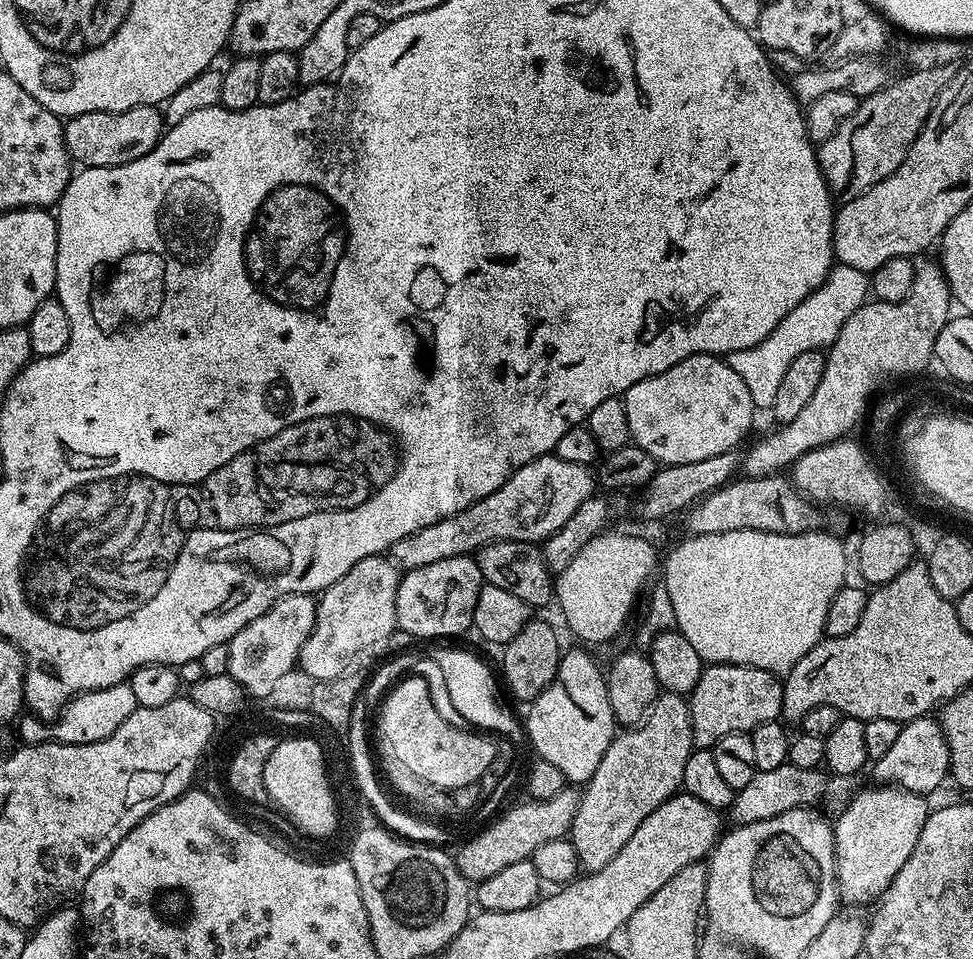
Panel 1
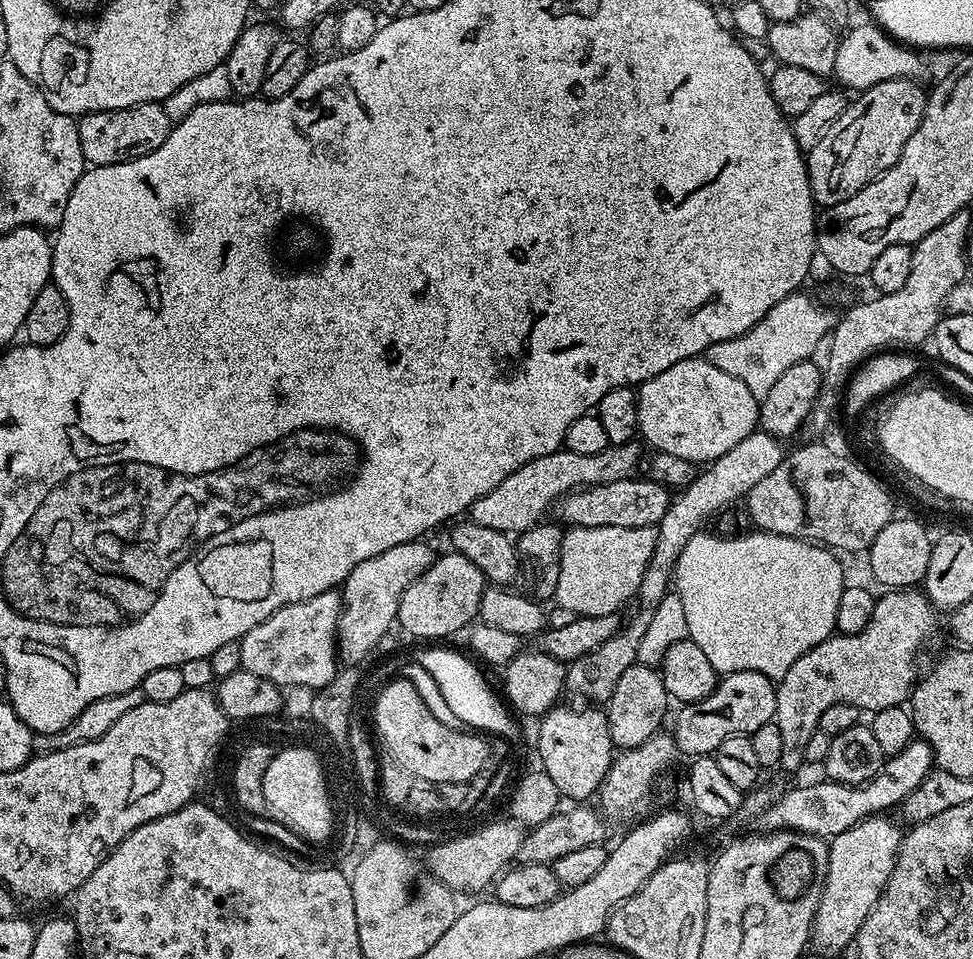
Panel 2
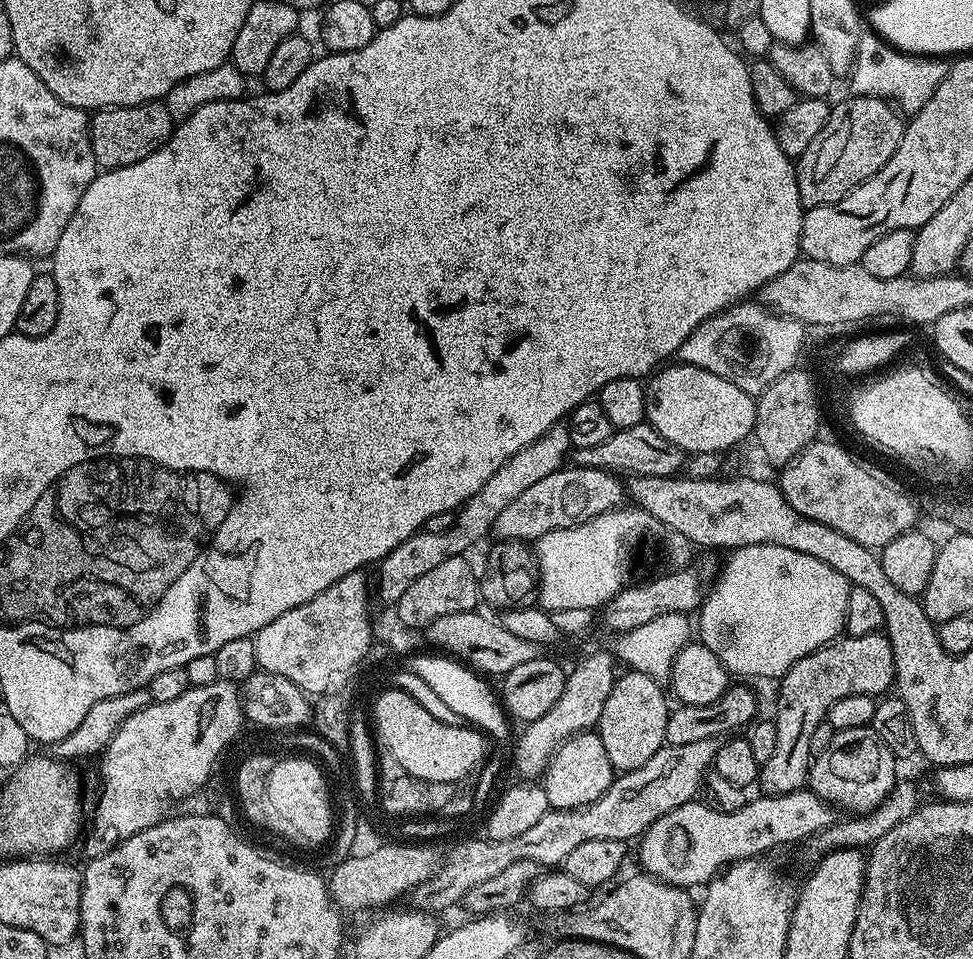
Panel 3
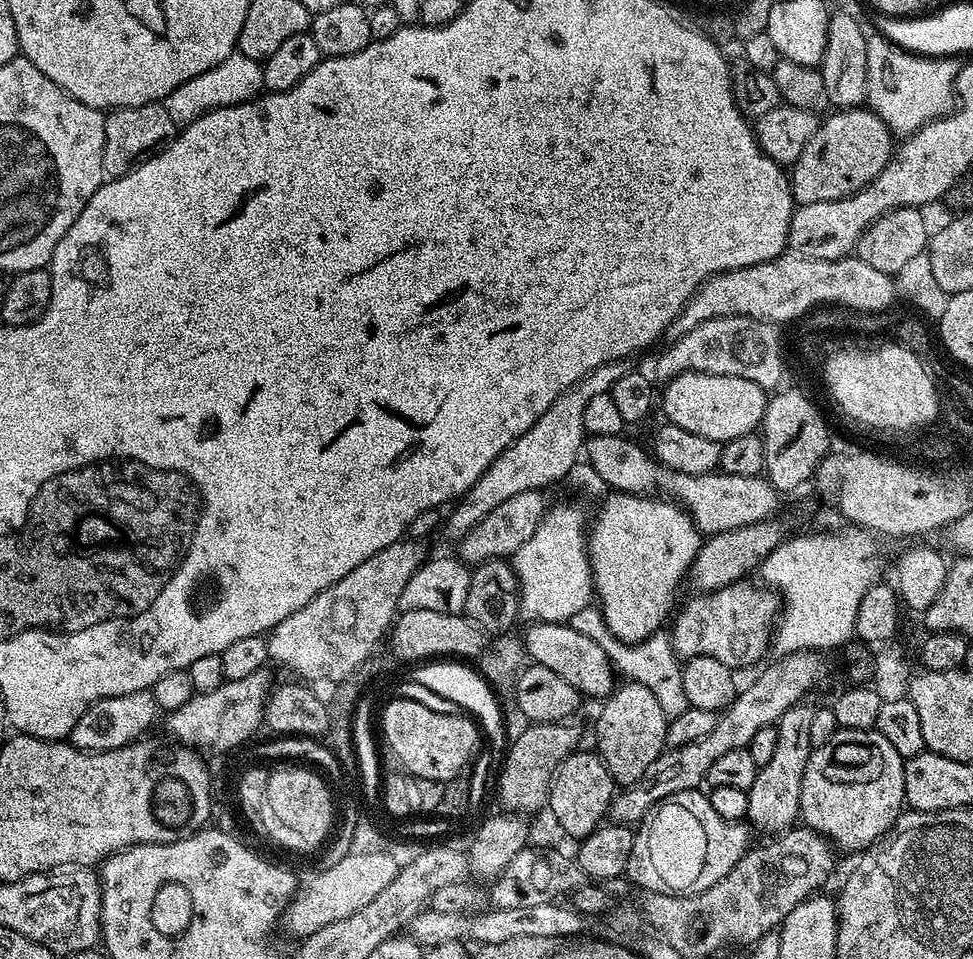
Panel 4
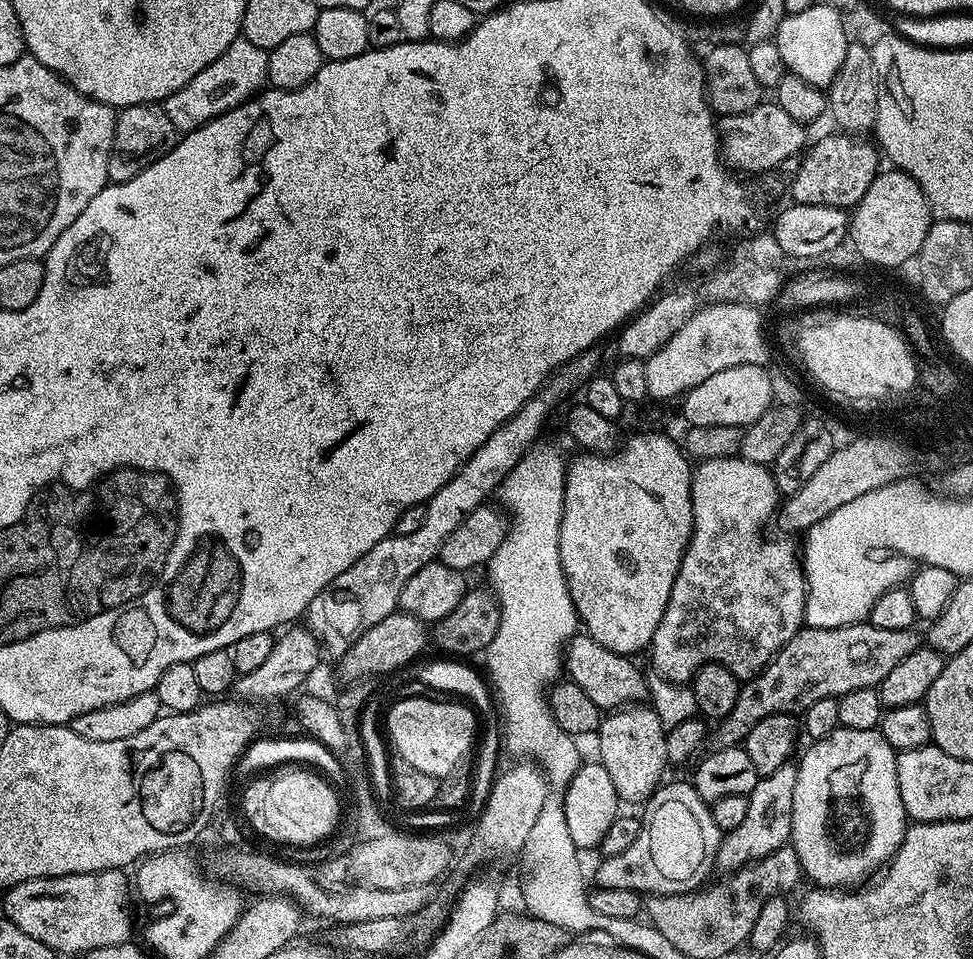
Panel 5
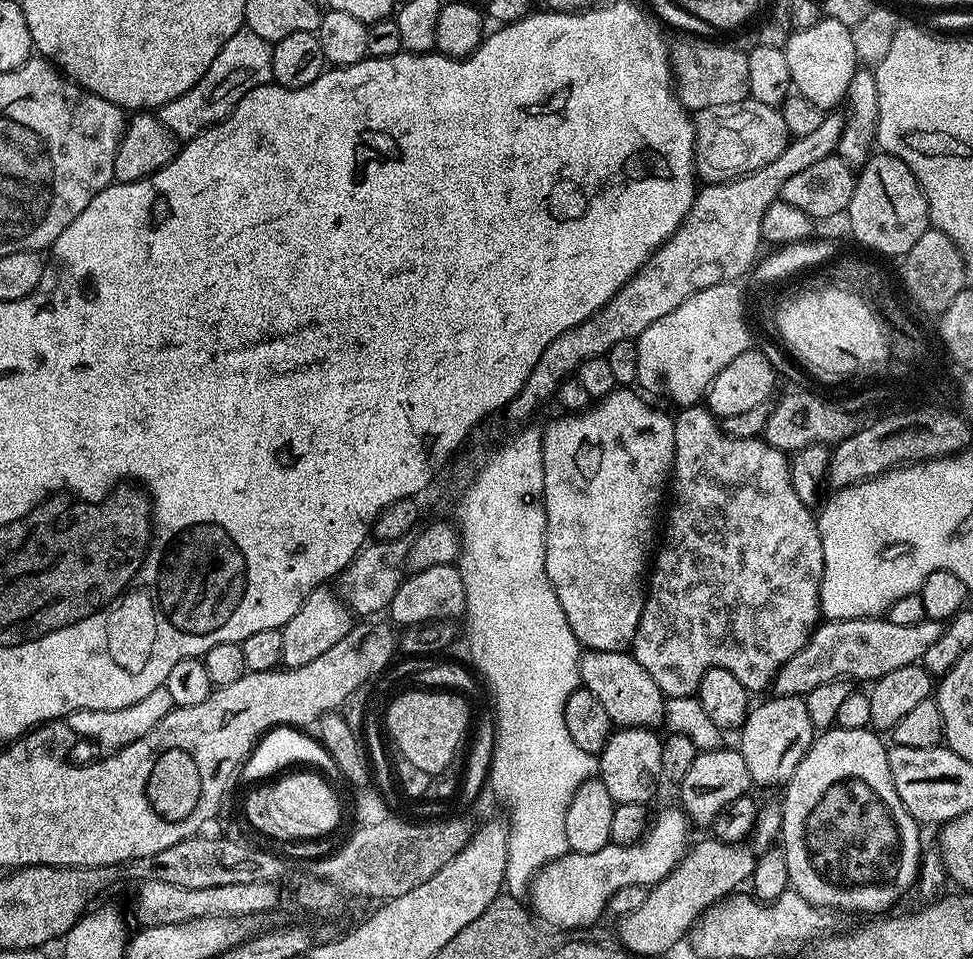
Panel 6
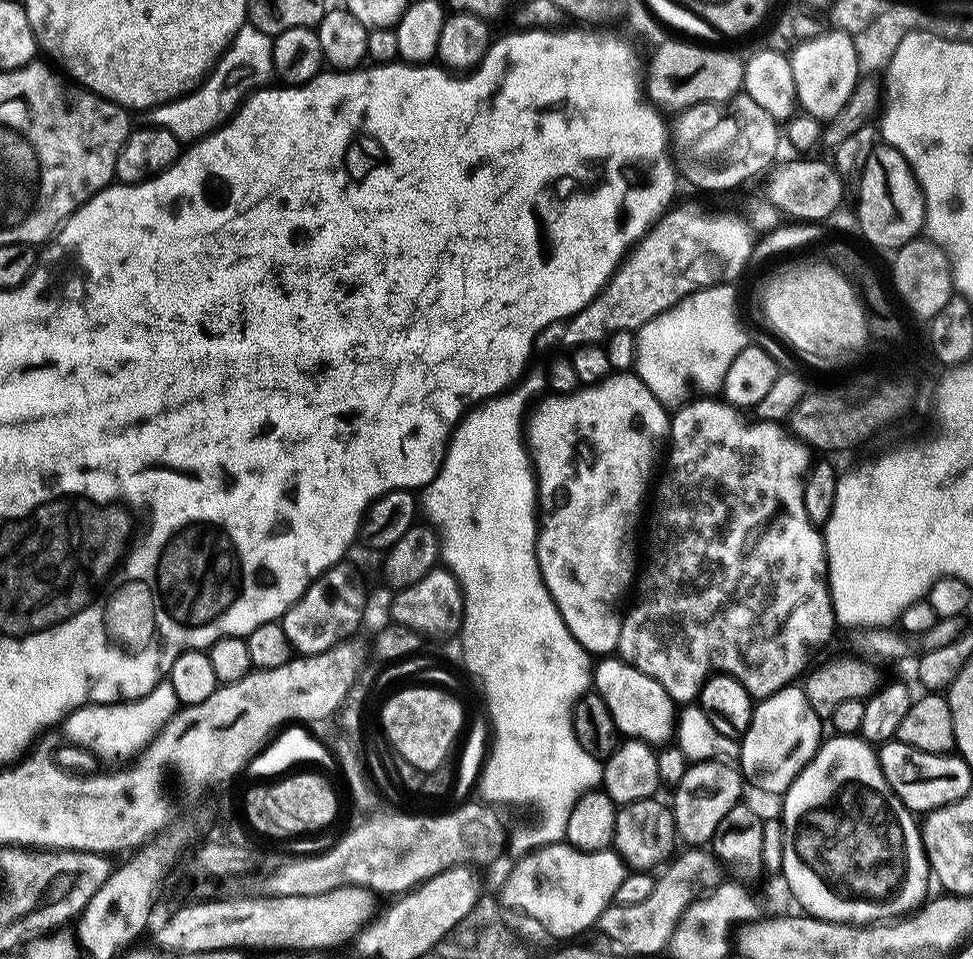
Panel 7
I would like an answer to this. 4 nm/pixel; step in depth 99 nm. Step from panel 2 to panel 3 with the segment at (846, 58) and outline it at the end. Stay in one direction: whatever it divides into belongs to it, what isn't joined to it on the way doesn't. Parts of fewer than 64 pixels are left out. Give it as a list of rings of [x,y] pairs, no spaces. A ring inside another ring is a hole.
[[[864,30],[858,42],[856,62],[850,73],[851,91],[857,96],[877,96],[894,102],[895,107],[904,114],[915,114],[926,106],[930,94],[942,82],[946,64],[940,58],[921,58],[893,48],[885,39],[872,30]]]

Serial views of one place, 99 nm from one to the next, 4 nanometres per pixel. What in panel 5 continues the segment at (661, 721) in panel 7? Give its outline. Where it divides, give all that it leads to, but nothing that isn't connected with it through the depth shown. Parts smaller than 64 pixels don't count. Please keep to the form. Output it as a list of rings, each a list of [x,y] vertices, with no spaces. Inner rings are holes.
[[[587,634],[572,637],[566,648],[566,676],[573,680],[601,710],[619,710],[633,702],[640,702],[646,696],[646,676],[632,665],[633,661],[620,656],[614,650],[606,650]]]

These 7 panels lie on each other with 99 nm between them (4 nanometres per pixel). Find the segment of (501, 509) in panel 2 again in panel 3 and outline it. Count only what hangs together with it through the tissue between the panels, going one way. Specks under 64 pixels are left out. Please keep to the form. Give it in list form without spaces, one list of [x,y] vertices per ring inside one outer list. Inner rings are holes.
[[[645,422],[638,426],[615,429],[610,434],[610,438],[606,438],[606,442],[601,442],[599,446],[575,449],[571,453],[570,460],[573,465],[582,468],[601,468],[604,472],[623,474],[628,478],[675,477],[685,467],[686,454],[681,448],[674,446],[674,442],[666,442],[666,438],[658,434],[658,430],[654,430],[651,424]]]

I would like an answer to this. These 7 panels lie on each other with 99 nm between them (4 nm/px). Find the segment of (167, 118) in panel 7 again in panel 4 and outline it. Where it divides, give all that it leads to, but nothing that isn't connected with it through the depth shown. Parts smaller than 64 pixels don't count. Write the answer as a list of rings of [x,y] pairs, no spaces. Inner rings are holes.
[[[240,51],[232,52],[218,66],[206,70],[197,78],[184,82],[182,86],[171,92],[163,100],[164,109],[178,128],[188,127],[198,117],[204,116],[218,108],[228,108],[230,105],[247,103],[261,93],[264,85],[263,65],[252,58],[247,58]]]

